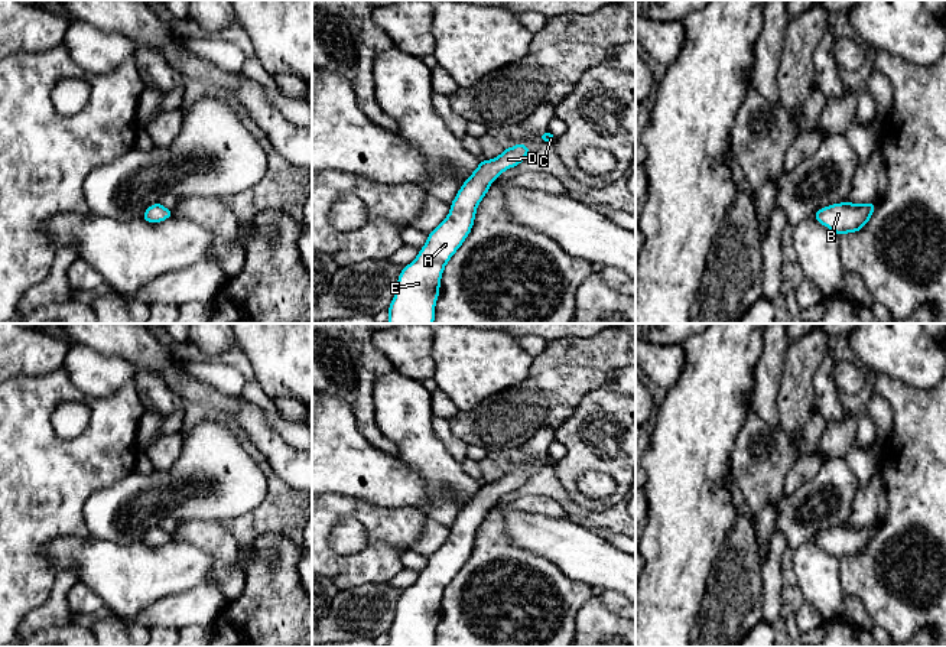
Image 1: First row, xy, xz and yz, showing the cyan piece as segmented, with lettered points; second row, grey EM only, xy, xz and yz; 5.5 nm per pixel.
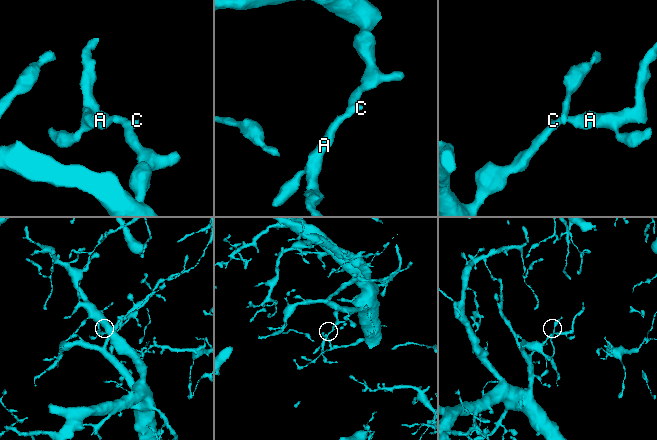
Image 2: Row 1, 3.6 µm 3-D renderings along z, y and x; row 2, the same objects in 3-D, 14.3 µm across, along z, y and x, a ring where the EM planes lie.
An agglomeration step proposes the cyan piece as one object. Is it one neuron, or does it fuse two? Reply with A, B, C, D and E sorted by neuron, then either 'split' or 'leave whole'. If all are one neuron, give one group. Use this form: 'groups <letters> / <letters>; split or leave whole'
groups A B C D E; leave whole

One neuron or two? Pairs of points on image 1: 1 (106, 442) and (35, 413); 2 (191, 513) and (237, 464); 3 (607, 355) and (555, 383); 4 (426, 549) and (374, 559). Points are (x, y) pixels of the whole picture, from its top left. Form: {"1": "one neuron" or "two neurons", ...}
{"1": "one neuron", "2": "one neuron", "3": "one neuron", "4": "two neurons"}

